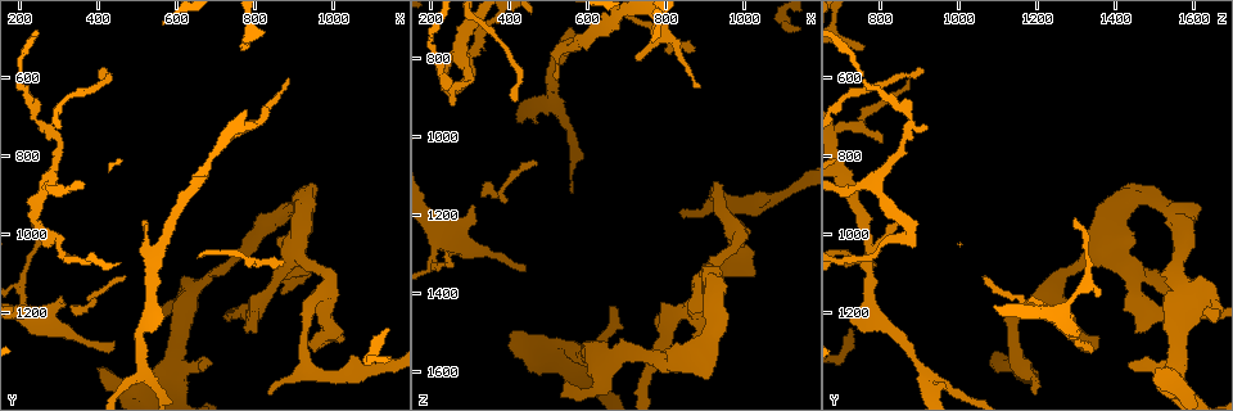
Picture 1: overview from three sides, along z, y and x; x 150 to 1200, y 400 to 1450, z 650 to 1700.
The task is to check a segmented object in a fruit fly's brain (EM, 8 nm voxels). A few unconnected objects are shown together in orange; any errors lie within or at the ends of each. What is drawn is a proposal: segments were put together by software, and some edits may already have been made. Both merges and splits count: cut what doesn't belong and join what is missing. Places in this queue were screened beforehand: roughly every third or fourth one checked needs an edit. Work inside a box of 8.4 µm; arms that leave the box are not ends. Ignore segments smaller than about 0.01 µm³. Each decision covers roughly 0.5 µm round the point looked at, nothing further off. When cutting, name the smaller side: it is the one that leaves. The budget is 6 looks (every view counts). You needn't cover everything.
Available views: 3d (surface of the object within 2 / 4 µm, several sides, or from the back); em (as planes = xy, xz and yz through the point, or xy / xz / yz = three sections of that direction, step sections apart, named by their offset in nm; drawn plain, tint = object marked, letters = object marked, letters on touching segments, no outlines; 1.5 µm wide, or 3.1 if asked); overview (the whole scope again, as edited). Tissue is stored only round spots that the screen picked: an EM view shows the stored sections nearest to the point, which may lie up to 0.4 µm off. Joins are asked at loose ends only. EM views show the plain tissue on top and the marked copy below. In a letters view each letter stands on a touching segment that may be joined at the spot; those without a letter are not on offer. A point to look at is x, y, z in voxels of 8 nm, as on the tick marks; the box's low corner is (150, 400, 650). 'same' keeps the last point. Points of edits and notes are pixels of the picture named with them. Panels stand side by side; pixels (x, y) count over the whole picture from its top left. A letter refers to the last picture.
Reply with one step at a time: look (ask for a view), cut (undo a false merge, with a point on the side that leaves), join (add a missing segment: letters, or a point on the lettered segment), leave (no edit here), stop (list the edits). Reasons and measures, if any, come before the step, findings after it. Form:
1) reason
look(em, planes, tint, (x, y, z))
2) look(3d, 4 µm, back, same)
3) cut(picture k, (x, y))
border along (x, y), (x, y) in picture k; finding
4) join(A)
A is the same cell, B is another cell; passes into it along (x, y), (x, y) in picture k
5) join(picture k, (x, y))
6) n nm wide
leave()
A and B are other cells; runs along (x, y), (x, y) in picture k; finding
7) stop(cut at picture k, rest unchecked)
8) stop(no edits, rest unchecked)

look(em, planes, letters, (525, 960, 855))

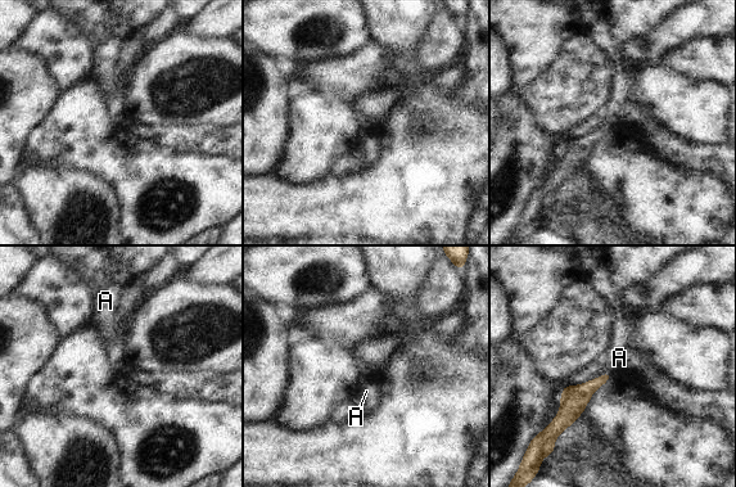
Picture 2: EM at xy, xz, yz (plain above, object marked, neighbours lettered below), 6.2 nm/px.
join(A)
A is the same cell; passes into it along (578, 396), (610, 373), (619, 357) in picture 2; the neuron continues

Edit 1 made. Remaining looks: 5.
branch stops here
look(em, planes, letters, (870, 1150, 1525))

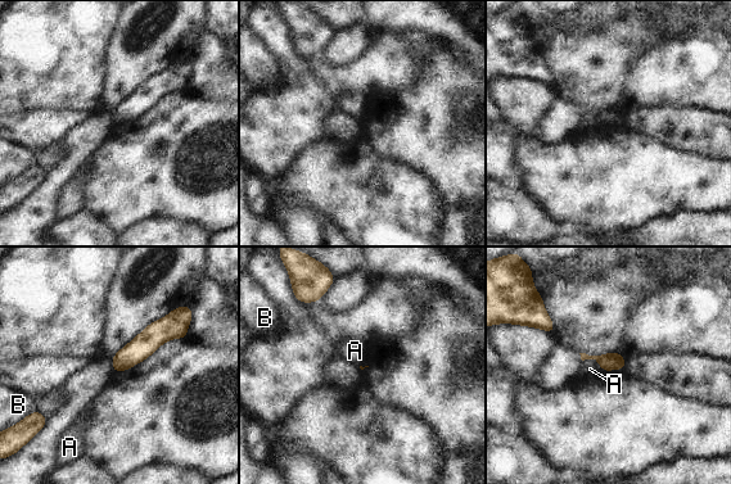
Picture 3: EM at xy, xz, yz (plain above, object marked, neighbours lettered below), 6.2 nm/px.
leave()
A and B are other cells; border along (582, 360), (594, 360), (604, 370) in picture 3; no lettered segment goes on from it

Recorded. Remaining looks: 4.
an open end
look(3d, 4 µm, (665, 1345, 1430))

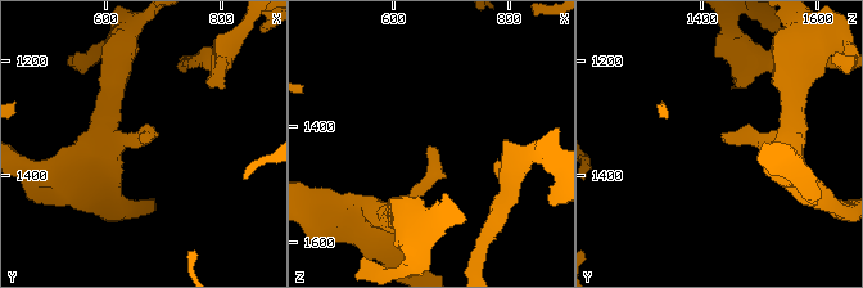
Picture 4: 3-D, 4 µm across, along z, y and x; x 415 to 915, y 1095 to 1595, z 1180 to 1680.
look(em, xy, step 4, letters, (665, 1340, 1435))

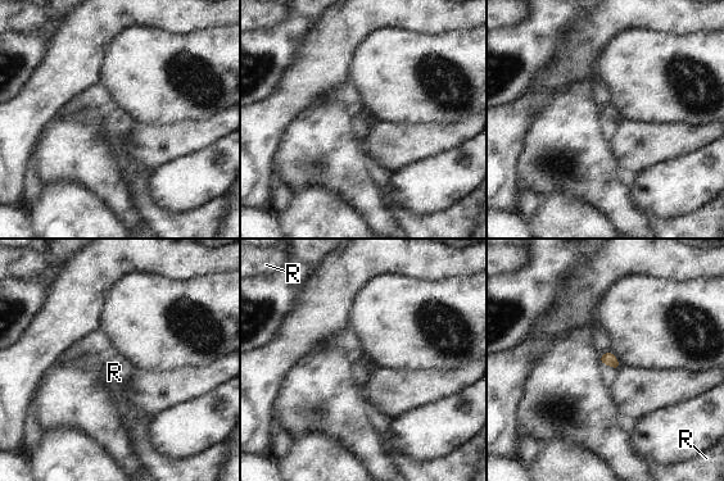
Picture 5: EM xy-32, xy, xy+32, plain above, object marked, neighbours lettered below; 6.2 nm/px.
look(em, planes, letters, same)

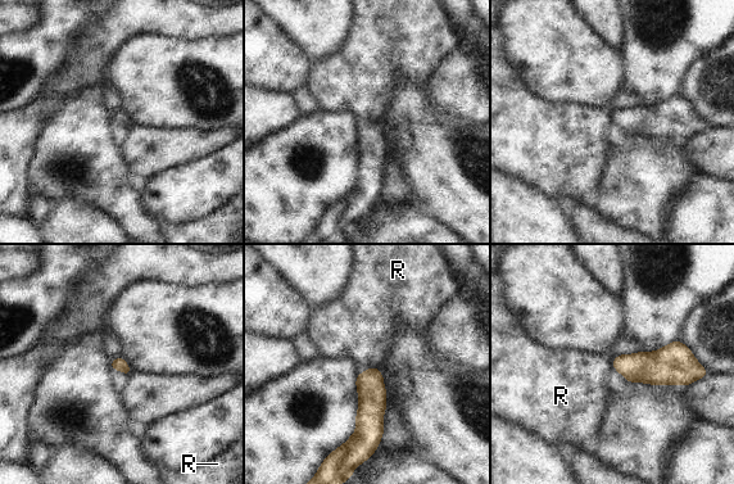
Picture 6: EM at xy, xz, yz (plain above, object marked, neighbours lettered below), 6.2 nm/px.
R touches over 60 nm
leave()
R is another cell; none of them fits

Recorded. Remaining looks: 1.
stop(join at picture 2, rest unchecked)

